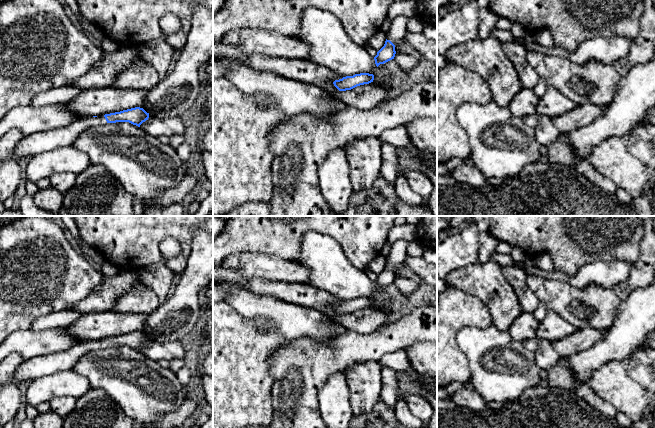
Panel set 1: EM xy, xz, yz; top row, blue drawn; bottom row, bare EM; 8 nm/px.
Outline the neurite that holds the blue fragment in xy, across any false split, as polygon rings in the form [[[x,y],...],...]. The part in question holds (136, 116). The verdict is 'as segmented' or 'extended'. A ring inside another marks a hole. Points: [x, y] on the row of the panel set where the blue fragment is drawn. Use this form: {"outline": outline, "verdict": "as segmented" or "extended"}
{"outline": [[[135,107],[105,114],[104,116],[77,119],[70,125],[59,129],[24,136],[16,145],[13,156],[22,162],[26,162],[38,153],[50,151],[57,147],[72,145],[79,133],[91,127],[116,122],[129,122],[140,127],[148,118],[149,113],[143,108]]], "verdict": "extended"}

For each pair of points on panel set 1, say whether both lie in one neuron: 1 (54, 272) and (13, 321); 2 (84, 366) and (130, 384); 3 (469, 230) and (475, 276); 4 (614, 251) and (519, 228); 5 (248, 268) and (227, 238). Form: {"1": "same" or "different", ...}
{"1": "same", "2": "same", "3": "different", "4": "same", "5": "different"}

